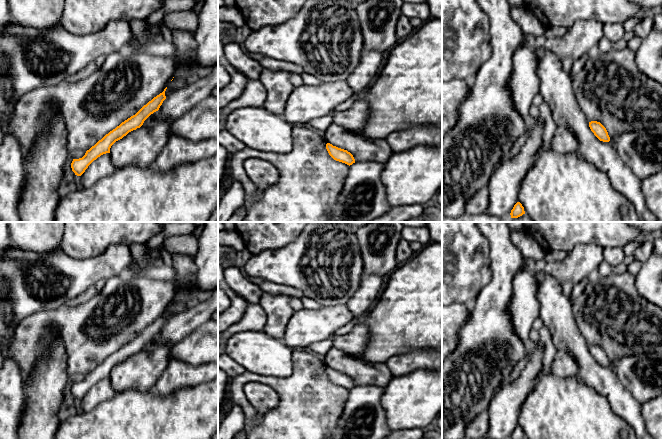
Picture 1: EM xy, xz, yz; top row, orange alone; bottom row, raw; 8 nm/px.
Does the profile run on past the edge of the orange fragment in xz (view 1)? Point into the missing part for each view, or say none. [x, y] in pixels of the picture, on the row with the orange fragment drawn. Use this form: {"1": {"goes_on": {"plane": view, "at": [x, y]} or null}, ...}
{"1": {"goes_on": null}}

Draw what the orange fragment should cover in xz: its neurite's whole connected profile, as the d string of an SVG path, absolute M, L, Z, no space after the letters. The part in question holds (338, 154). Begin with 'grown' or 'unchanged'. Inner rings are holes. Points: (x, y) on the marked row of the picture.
unchanged | M330 143L326 144L326 149L327 149L329 155L336 161L345 163L349 166L352 165L353 163L355 163L355 159L353 157L353 155L350 152L348 152L347 150L333 146Z

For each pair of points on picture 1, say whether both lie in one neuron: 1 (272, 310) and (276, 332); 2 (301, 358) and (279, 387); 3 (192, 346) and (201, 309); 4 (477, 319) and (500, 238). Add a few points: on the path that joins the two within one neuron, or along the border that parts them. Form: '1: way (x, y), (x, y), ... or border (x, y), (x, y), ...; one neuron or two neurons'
1: way (276, 315), (276, 327); one neuron
2: way (301, 367), (301, 371), (288, 384); one neuron
3: border (207, 320), (178, 341); two neurons
4: way (494, 299), (500, 286), (500, 258); one neuron

